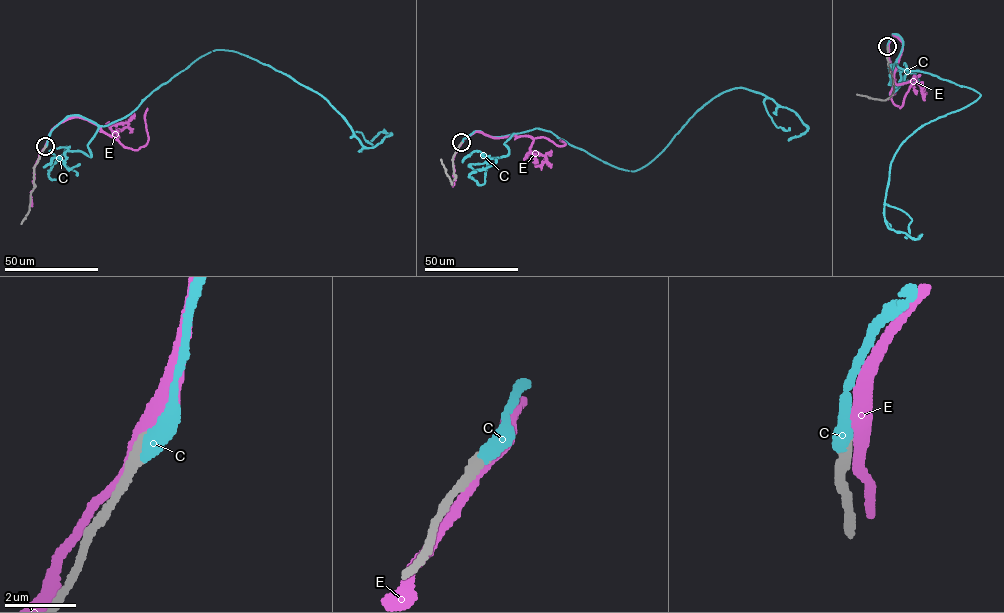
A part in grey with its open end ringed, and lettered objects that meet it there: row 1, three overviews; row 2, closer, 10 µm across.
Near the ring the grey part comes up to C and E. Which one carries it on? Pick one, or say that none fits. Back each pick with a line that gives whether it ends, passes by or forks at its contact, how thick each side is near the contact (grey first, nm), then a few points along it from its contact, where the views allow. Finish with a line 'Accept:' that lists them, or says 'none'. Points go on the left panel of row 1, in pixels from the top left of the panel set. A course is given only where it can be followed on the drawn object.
C: it ends; calibres 360 and 480 nm; course (45, 146), (66, 117), (105, 126), (125, 117), (217, 49), (319, 93), (362, 145), (391, 134), (370, 142)
Accept: C

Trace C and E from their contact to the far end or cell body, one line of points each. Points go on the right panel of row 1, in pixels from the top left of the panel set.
C: (887, 46), (896, 34), (899, 68), (981, 95), (917, 129), (892, 160), (884, 218), (918, 237)
E: (888, 47), (893, 34), (902, 43), (890, 91), (894, 104), (902, 105), (909, 87), (917, 81)

